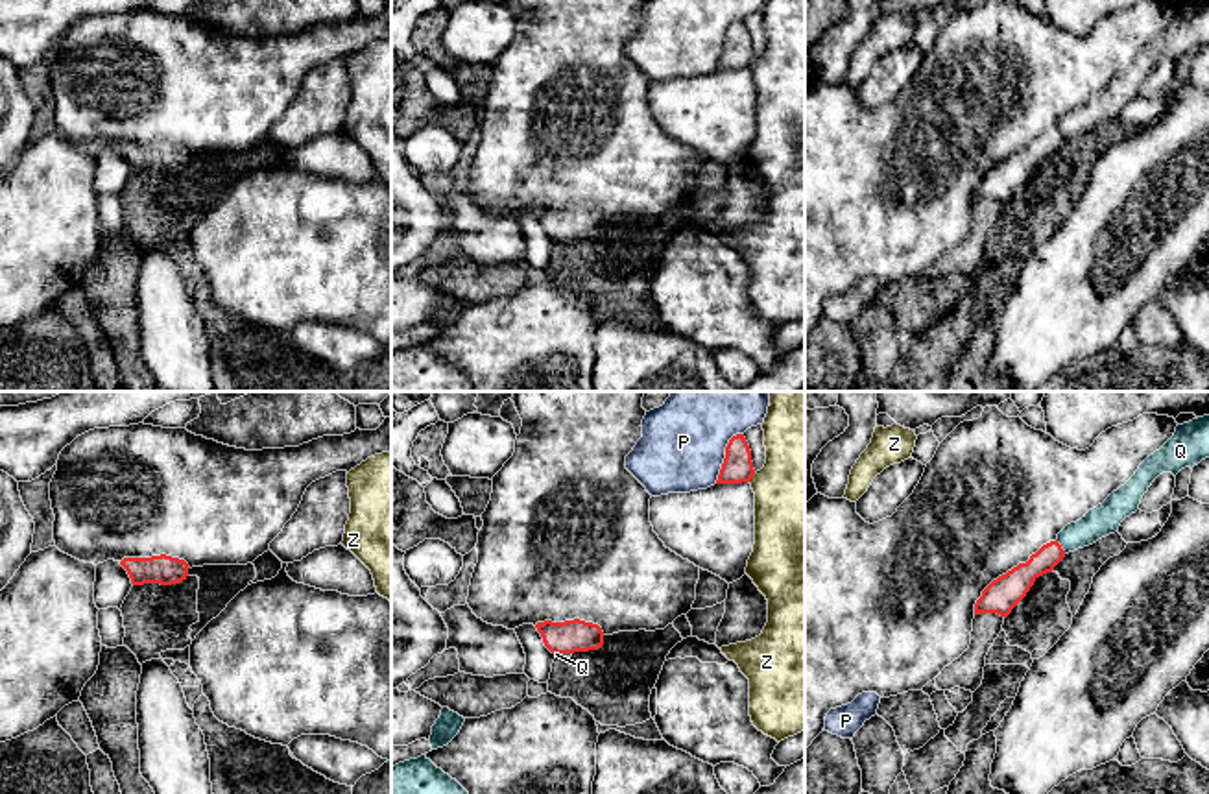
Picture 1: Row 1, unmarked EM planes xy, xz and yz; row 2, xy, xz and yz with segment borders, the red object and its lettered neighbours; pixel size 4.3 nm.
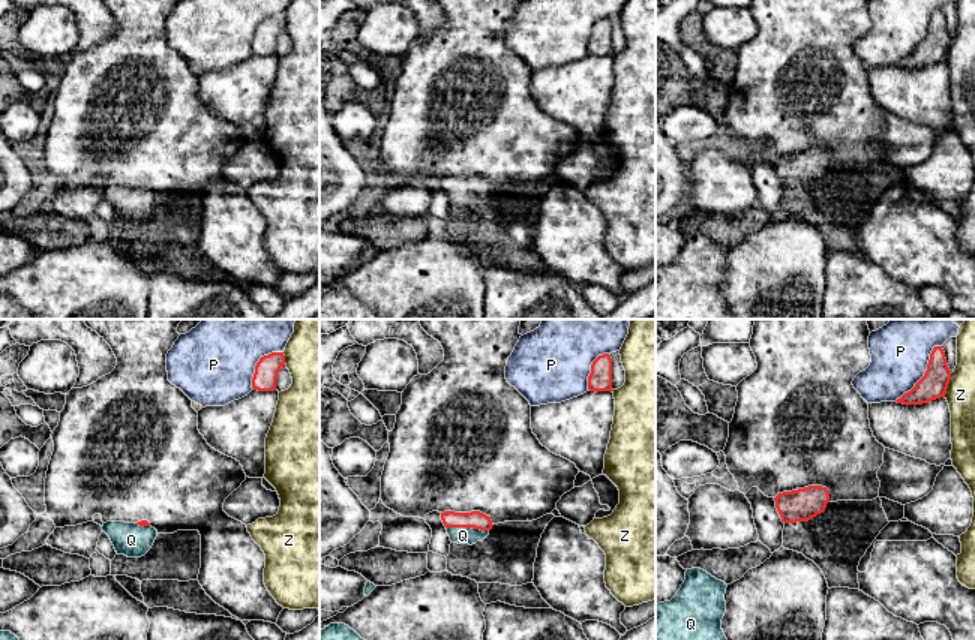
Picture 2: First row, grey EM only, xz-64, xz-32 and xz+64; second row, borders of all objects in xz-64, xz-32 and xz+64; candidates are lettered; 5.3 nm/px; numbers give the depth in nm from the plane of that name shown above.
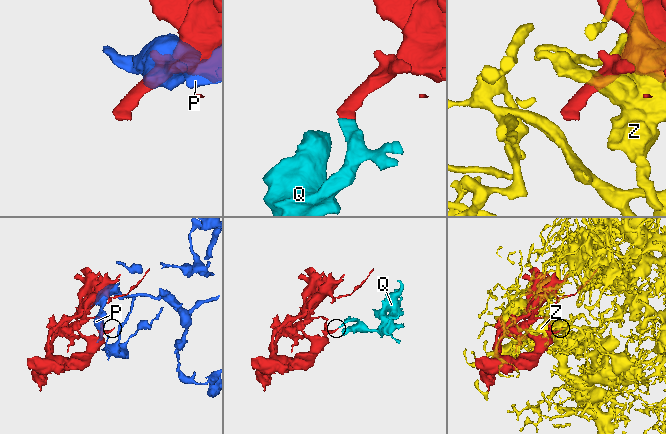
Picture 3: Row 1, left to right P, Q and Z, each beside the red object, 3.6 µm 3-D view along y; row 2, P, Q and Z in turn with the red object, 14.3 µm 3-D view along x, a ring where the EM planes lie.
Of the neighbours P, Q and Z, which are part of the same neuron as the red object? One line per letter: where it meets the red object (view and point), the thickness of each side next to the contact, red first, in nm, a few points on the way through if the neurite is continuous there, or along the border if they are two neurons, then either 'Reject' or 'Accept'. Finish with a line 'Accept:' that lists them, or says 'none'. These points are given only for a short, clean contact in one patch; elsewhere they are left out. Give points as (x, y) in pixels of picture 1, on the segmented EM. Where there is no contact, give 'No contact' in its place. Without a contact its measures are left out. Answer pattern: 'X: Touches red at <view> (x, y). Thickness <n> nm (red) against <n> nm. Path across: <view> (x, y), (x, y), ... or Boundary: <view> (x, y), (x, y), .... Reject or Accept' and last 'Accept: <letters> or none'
P: Touches red at xz (726, 455). Thickness 140 nm (red) against 380 nm. Reject
Q: Touches red at yz (1060, 547). Thickness 120 nm (red) against 140 nm. Path across: yz (1016, 584), (1060, 547), (1104, 519). Accept
Z: Touches red at xz (752, 477). Thickness 140 nm (red) against 440 nm. Reject
Accept: Q

